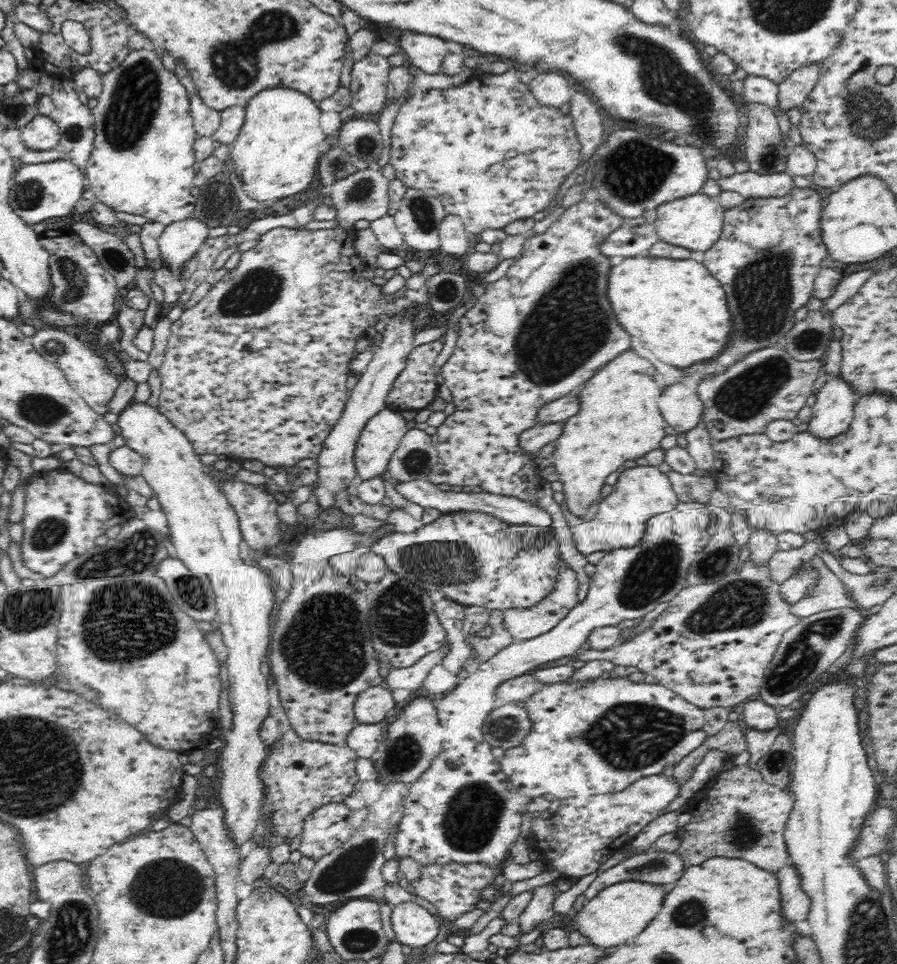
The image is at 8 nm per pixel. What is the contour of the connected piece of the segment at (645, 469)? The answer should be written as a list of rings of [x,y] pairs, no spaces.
[[[637,465],[620,473],[611,493],[601,498],[595,507],[594,516],[571,527],[574,547],[584,556],[592,552],[608,553],[620,548],[638,547],[644,539],[646,524],[652,516],[668,512],[679,503],[677,494],[667,475],[658,466]]]

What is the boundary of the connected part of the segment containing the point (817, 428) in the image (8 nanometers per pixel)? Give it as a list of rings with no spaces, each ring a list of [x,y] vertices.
[[[839,375],[829,379],[818,390],[816,404],[812,406],[807,431],[816,438],[832,440],[844,434],[853,419],[857,393]]]

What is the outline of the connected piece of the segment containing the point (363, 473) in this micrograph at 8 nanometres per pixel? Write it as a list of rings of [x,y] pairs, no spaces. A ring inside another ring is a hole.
[[[387,408],[368,420],[354,454],[356,472],[362,480],[386,474],[392,453],[409,431],[406,423],[399,412]]]

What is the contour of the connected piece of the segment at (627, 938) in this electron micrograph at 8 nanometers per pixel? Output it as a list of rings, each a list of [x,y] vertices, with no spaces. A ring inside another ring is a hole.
[[[638,881],[618,882],[598,893],[572,919],[571,930],[578,930],[599,948],[615,948],[631,942],[656,918],[670,887]]]

